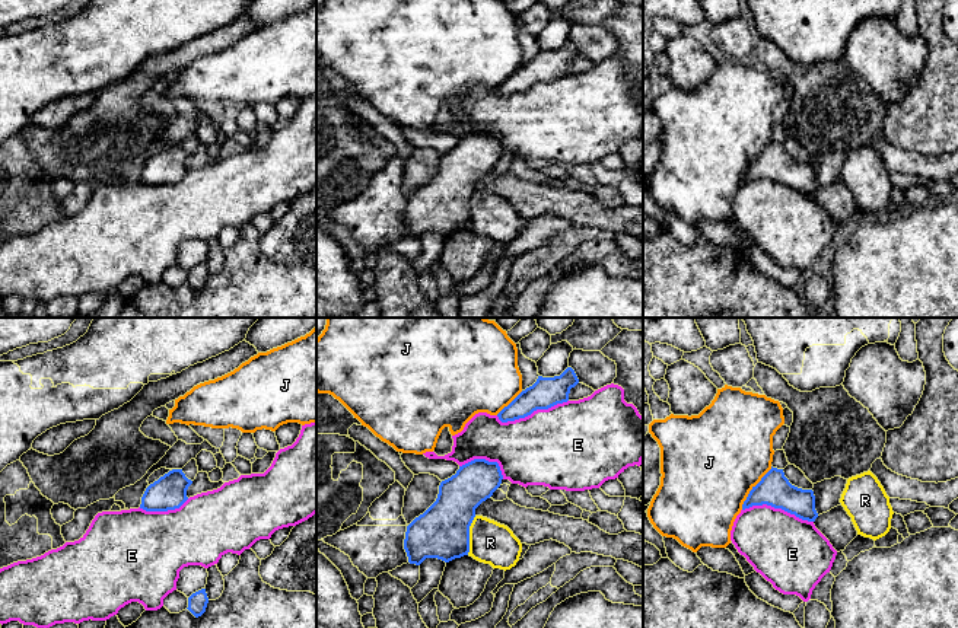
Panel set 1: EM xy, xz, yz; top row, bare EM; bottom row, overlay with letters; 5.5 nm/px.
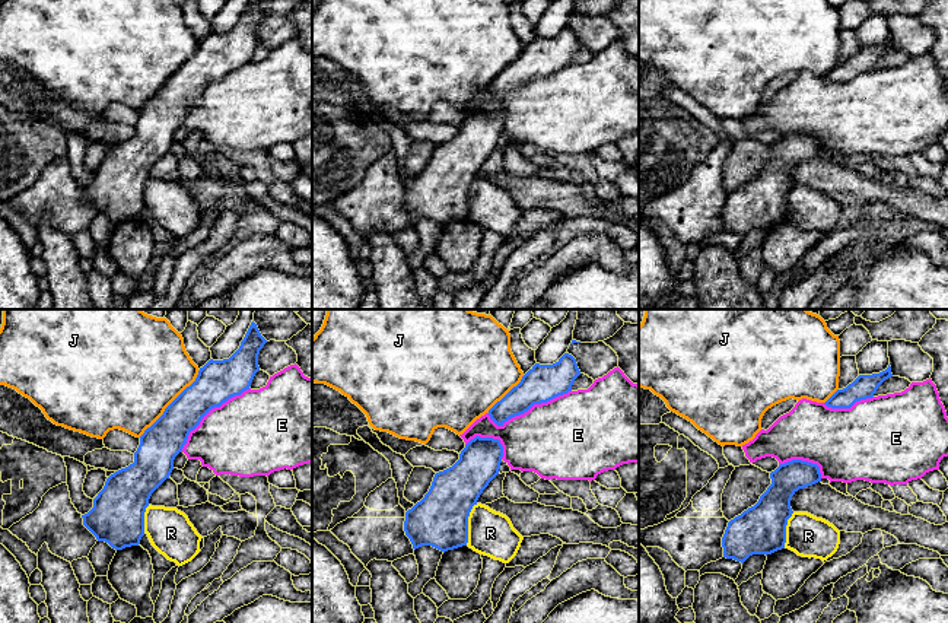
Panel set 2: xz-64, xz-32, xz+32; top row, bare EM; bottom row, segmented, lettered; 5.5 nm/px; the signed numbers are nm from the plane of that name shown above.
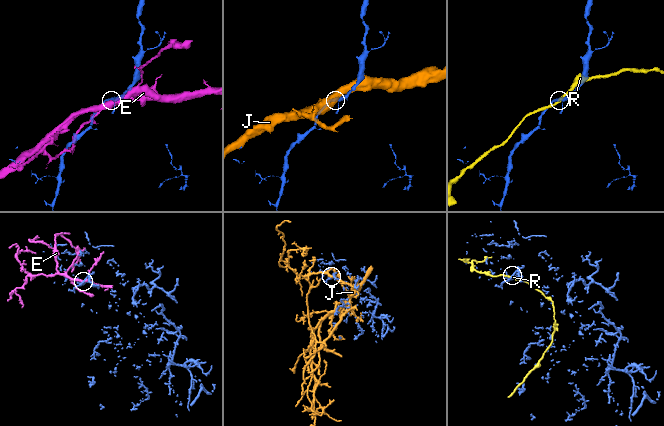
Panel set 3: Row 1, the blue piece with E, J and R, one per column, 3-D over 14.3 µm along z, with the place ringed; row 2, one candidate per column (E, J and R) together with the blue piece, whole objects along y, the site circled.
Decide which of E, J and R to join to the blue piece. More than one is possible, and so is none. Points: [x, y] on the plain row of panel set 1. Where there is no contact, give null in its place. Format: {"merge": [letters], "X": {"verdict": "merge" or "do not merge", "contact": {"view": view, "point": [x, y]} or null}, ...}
{"merge": [], "E": {"verdict": "do not merge", "contact": {"view": "xz", "point": [531, 86]}}, "J": {"verdict": "do not merge", "contact": {"view": "yz", "point": [753, 162]}}, "R": {"verdict": "do not merge", "contact": {"view": "xz", "point": [468, 209]}}}

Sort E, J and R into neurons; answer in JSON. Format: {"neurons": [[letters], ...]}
{"neurons": [["E"], ["J"], ["R"]]}

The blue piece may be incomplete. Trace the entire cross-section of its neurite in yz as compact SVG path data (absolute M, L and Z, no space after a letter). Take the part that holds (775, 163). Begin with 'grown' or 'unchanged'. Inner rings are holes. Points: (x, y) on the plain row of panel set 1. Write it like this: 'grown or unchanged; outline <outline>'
unchanged; outline M773 140L761 154L752 160L742 178L742 184L763 178L782 182L808 195L815 195L818 191L814 165L792 159L784 150L783 143Z

